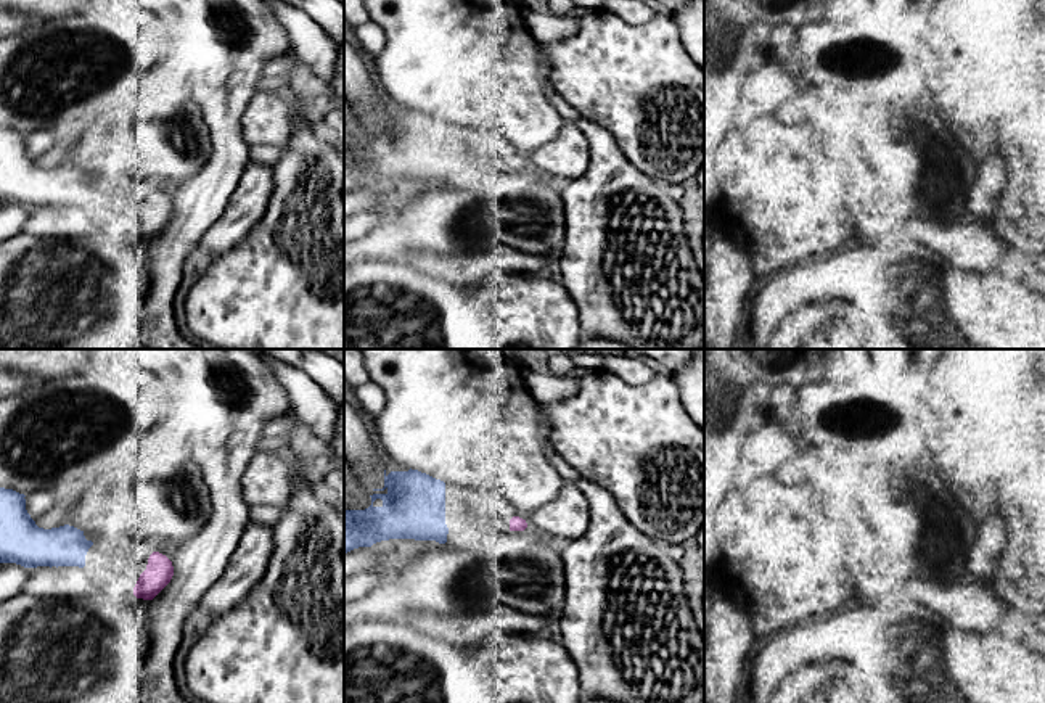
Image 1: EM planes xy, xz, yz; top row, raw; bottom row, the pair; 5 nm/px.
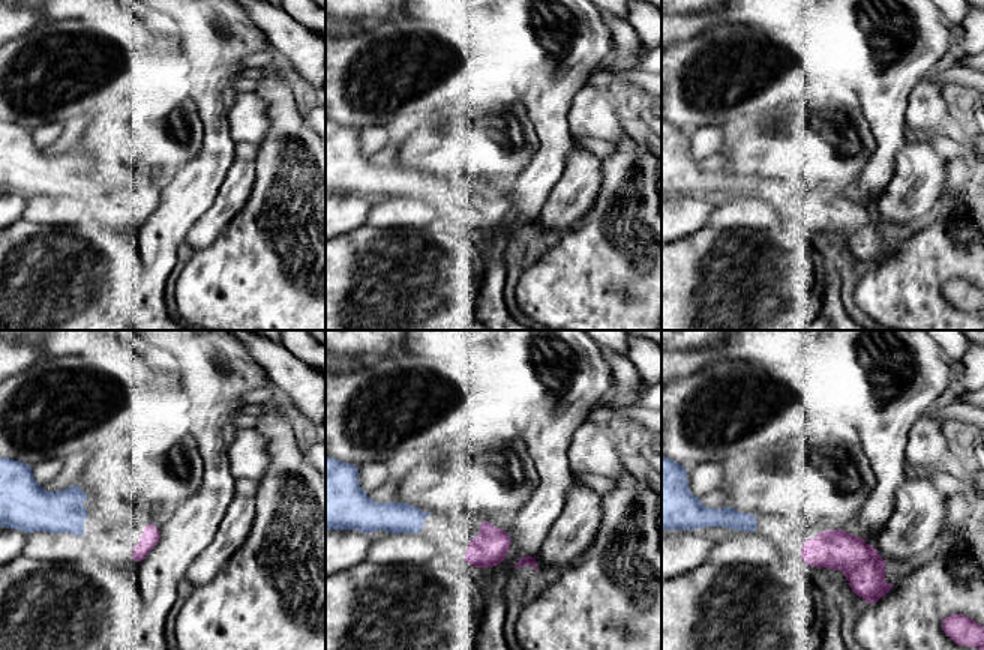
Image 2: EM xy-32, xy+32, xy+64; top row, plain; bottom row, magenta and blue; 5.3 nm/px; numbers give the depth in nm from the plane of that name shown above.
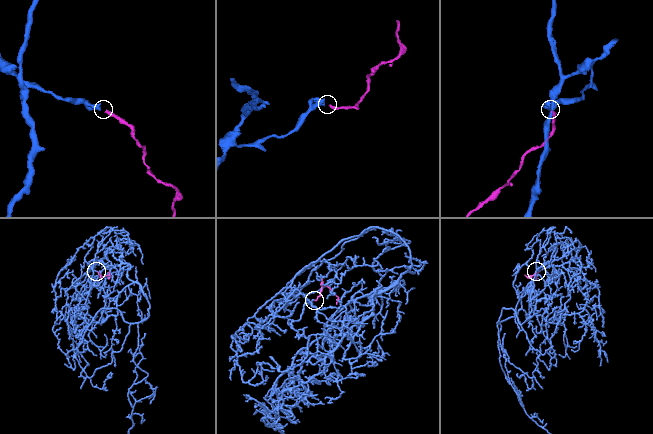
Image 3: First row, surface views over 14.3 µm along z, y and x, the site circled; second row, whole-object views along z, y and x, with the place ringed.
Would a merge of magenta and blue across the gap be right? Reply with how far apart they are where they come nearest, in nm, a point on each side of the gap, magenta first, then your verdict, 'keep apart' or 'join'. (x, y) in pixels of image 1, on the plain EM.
280 nm | xy (134, 227), (84, 205) | join

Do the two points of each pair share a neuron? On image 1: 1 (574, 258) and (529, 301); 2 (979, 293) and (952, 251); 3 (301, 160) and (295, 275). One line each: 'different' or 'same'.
1: different
2: different
3: same

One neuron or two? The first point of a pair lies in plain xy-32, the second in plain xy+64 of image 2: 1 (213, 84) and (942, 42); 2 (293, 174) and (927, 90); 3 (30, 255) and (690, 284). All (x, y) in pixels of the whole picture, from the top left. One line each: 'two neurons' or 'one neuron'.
1: one neuron
2: two neurons
3: one neuron

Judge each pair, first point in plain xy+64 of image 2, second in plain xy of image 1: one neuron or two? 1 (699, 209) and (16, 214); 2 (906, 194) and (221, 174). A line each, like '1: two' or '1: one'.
1: one
2: two

